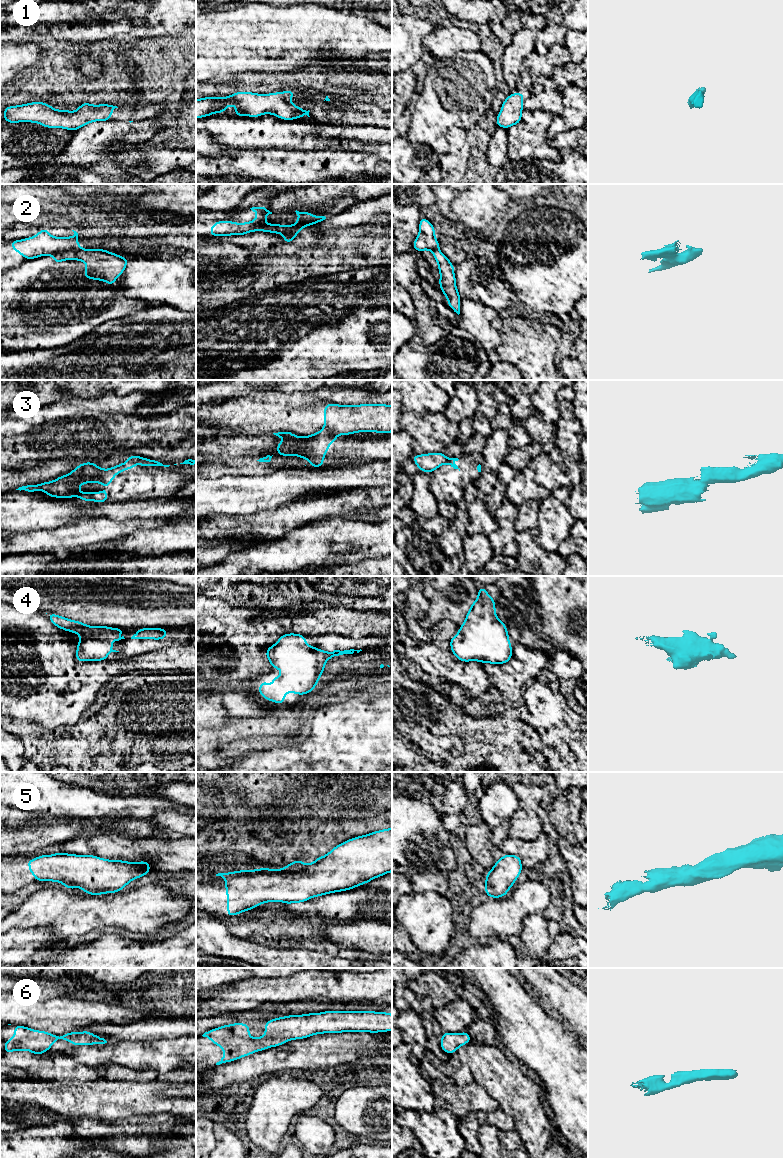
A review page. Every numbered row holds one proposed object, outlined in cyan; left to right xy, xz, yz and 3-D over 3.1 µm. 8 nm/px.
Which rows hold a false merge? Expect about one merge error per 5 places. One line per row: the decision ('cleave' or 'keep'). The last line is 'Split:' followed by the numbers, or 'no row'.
1: keep
2: cleave
3: cleave
4: keep
5: keep
6: keep
Split: 2, 3

